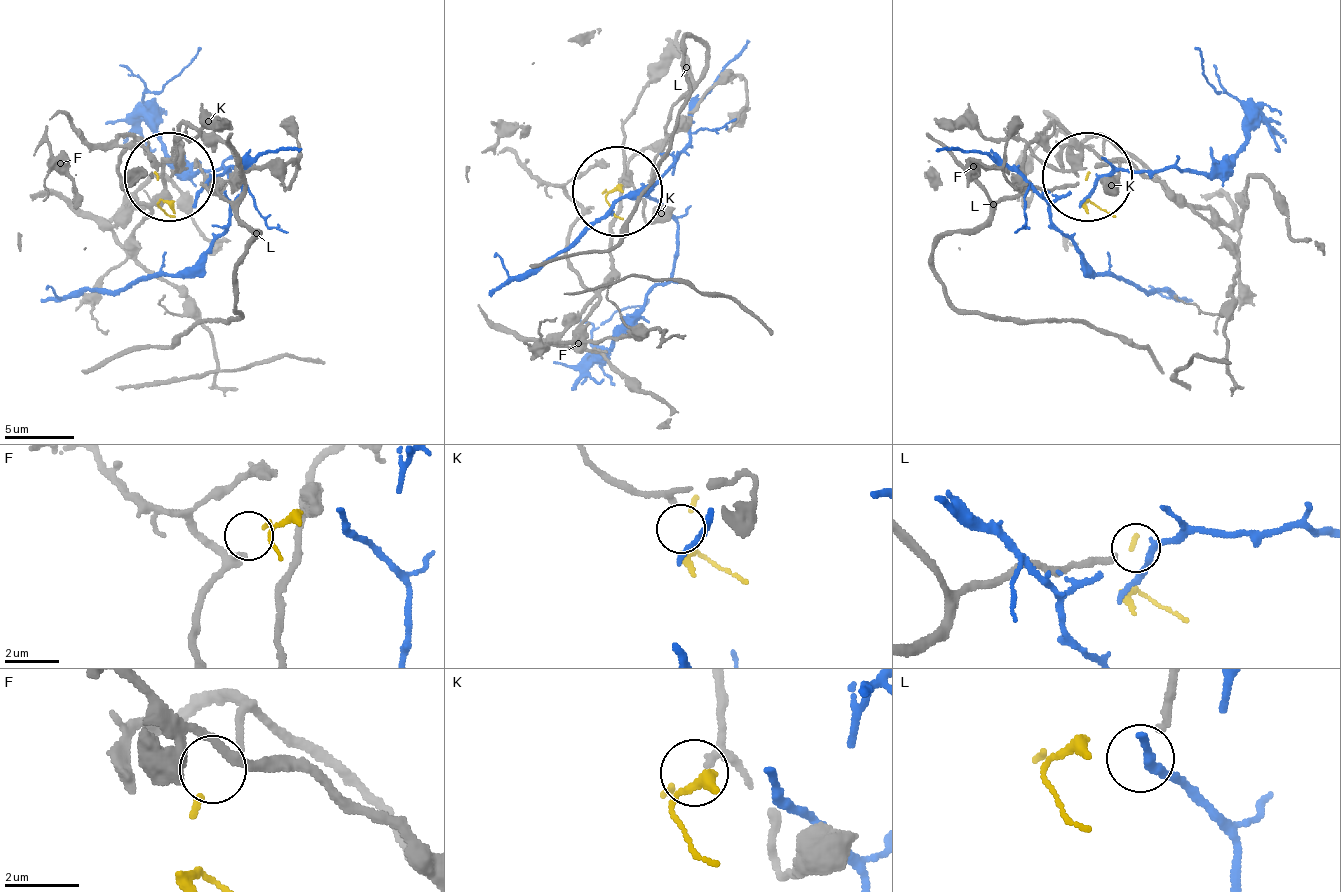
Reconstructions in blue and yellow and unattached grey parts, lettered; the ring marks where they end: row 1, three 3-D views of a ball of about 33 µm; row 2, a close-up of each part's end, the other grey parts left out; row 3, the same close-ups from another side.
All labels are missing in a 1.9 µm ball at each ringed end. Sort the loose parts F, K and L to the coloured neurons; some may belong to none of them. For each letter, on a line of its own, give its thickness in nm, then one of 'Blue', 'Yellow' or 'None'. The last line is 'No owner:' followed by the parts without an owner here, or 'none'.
F: Thickness 180 nm. Yellow
K: Thickness 200 nm. None
L: Thickness 220 nm. None
No owner: K, L

